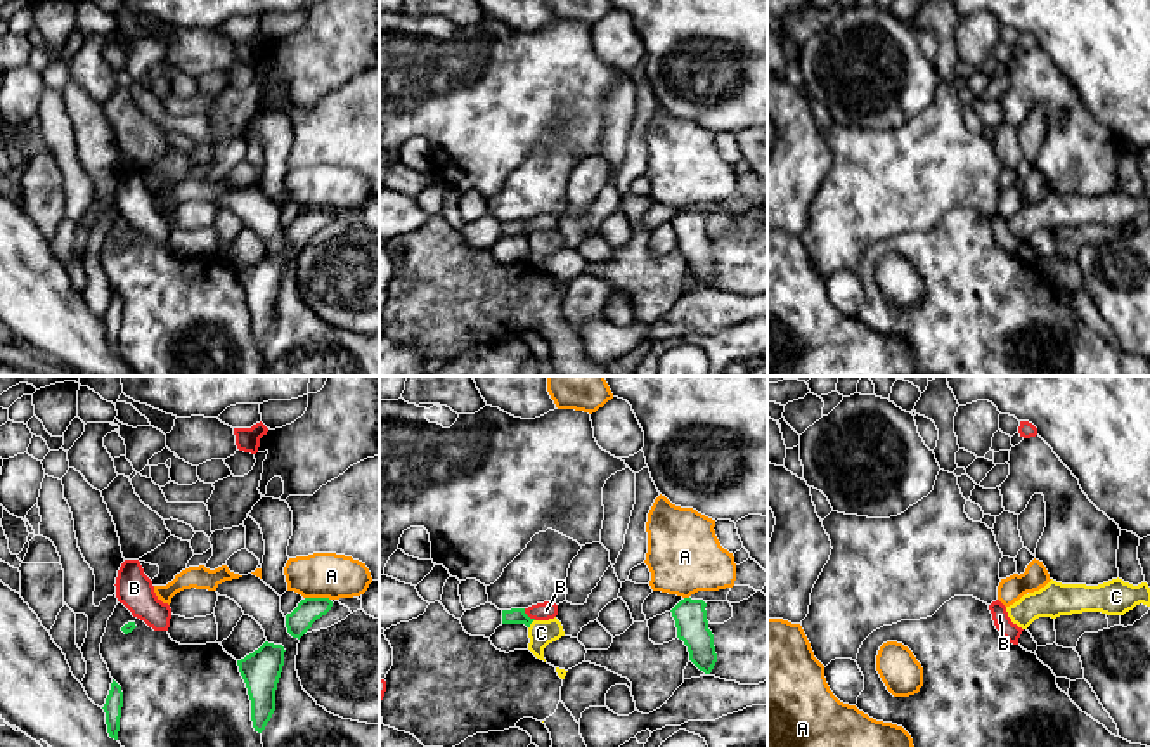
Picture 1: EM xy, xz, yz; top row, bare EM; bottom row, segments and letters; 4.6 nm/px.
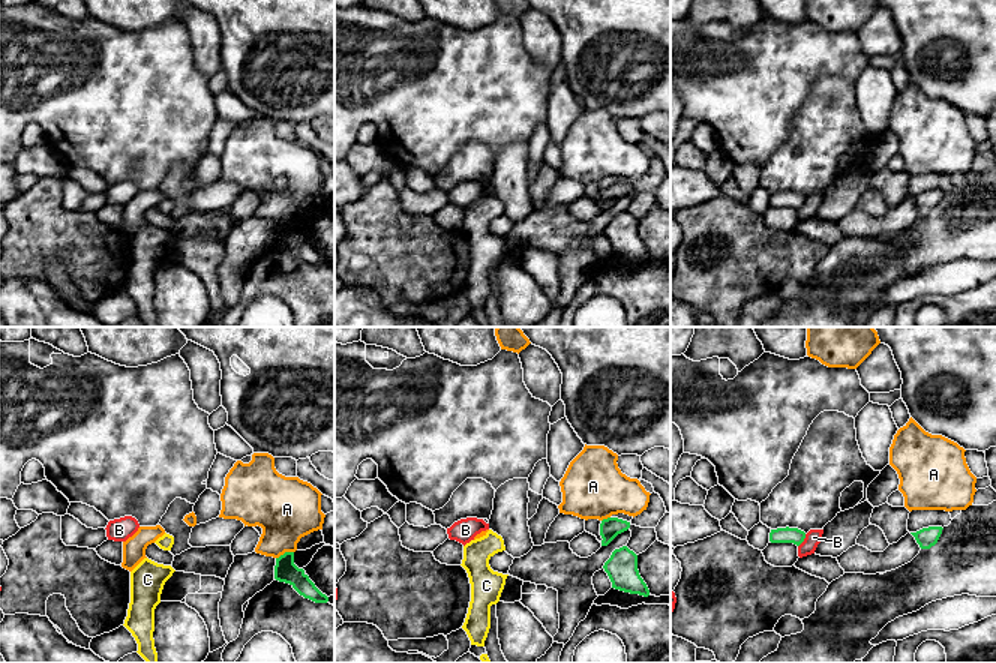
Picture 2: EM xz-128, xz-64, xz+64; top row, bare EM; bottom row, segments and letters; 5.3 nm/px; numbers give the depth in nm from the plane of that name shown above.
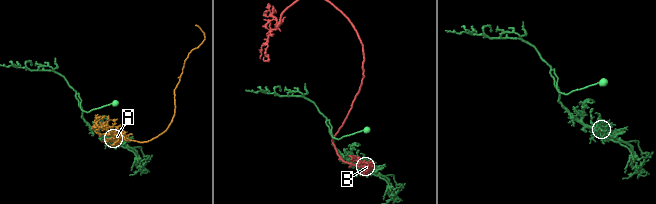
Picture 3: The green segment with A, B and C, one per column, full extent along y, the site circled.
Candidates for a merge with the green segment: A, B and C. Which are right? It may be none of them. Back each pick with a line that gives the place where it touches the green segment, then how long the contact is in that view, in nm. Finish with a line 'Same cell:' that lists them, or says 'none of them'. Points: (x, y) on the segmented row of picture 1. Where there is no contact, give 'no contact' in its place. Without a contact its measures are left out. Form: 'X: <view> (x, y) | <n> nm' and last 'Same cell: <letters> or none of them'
C: xz (530, 623) | 50 nm
Same cell: C

